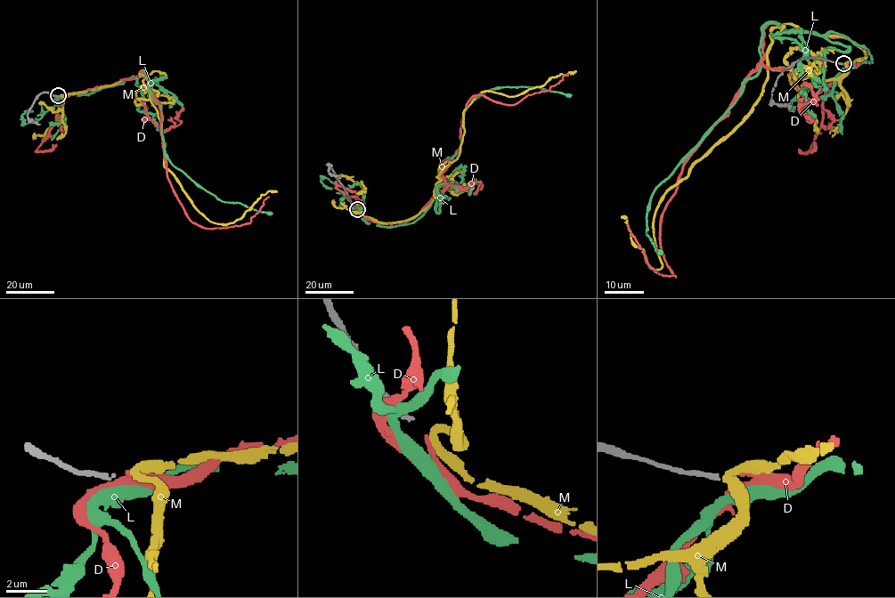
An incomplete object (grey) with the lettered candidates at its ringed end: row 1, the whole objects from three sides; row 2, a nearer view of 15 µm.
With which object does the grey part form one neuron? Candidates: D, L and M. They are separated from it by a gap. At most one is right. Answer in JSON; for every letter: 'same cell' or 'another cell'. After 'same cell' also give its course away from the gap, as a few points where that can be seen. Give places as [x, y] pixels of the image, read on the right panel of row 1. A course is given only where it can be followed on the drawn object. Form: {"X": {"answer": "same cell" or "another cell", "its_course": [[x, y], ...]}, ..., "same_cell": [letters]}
{"D": {"answer": "same cell", "its_course": [[846, 63], [866, 56], [847, 37], [768, 24], [763, 58], [663, 214], [675, 277], [652, 269], [627, 225]]}, "L": {"answer": "another cell"}, "M": {"answer": "another cell"}, "same_cell": ["D"]}

